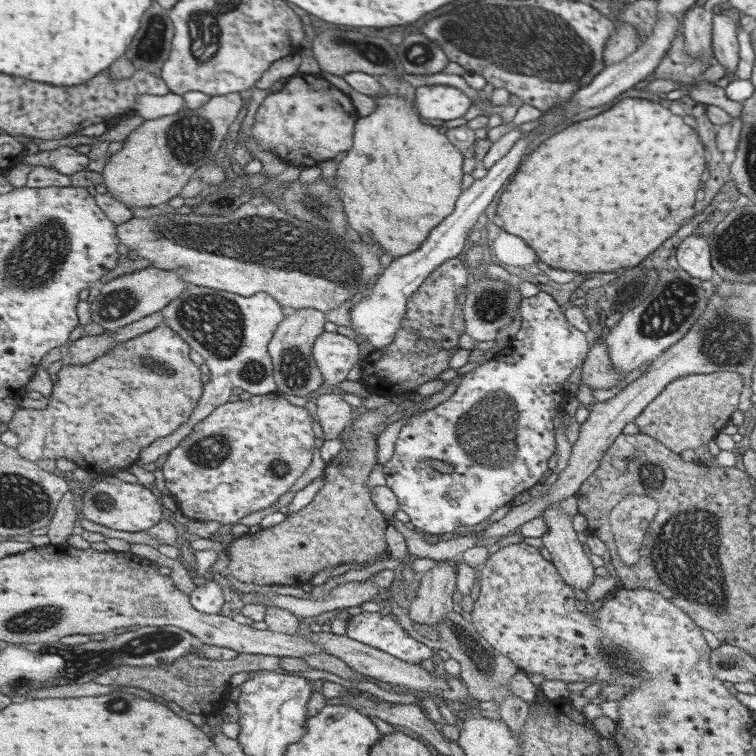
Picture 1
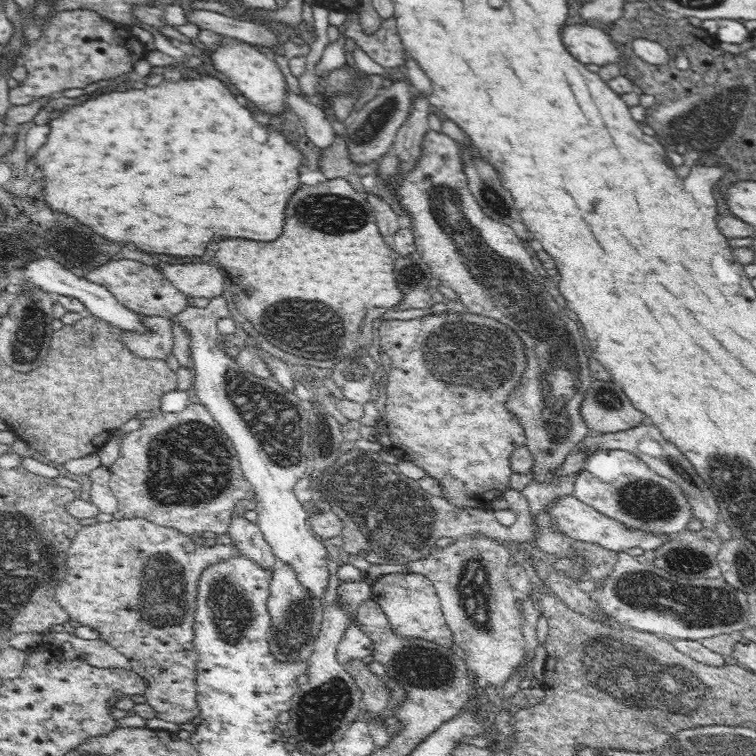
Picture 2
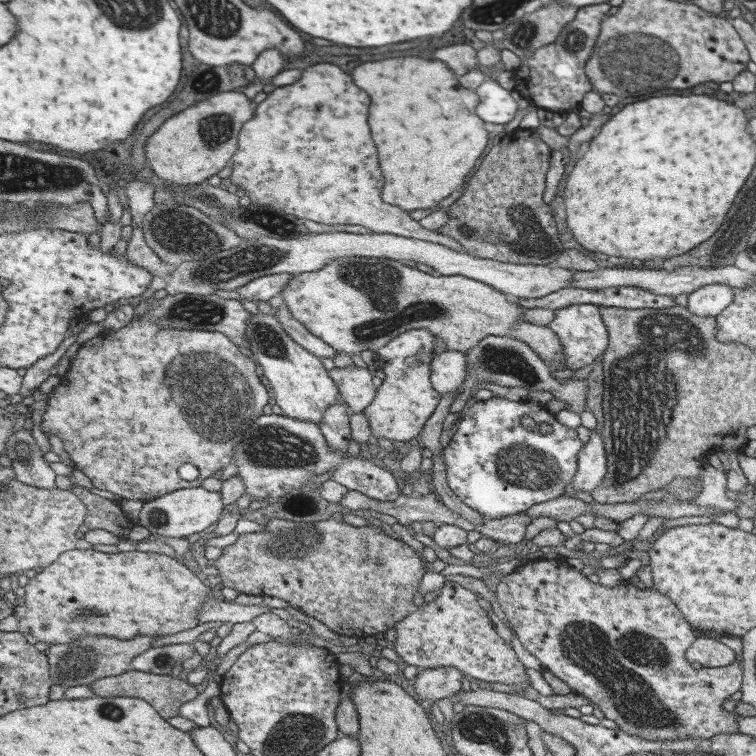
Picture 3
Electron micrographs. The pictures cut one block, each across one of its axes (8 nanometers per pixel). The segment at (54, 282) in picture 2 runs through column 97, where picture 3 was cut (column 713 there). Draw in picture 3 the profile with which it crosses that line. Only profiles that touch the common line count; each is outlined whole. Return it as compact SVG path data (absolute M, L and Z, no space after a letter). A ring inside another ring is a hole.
M717 282L703 285L688 294L686 307L695 315L713 319L733 300L735 290Z

